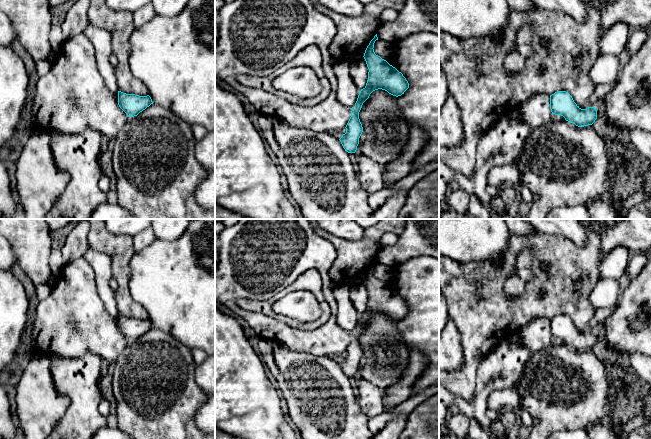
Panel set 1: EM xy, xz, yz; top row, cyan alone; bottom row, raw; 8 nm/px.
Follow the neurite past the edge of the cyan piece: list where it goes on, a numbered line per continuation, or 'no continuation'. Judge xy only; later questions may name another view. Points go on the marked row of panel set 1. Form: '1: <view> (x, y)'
no continuation

